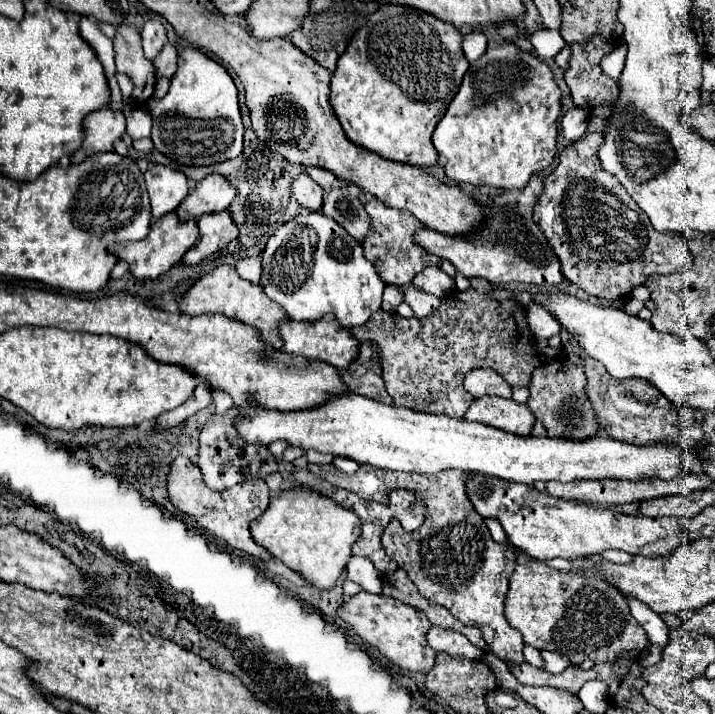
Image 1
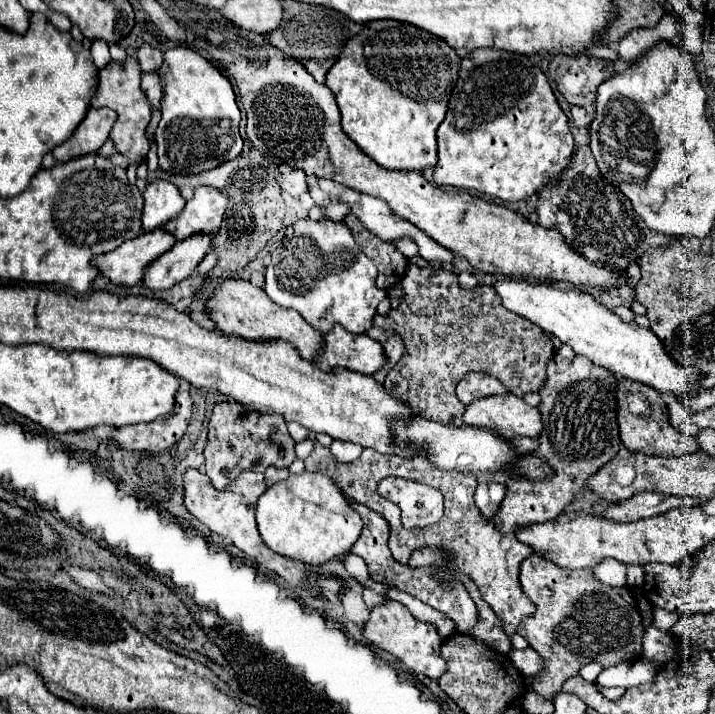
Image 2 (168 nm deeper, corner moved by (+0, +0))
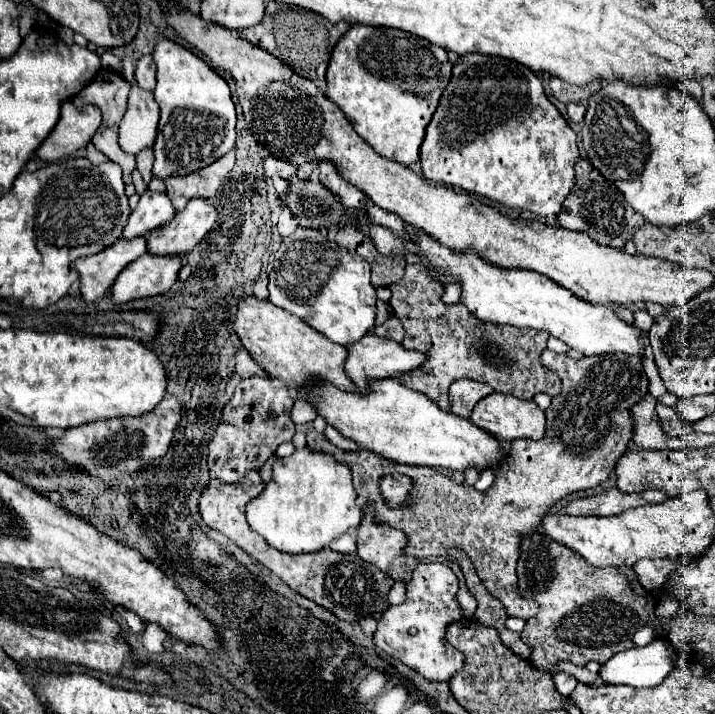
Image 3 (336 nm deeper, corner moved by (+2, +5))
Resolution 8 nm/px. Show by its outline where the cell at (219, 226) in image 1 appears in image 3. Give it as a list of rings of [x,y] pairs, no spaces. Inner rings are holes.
[[[141,256],[131,262],[113,286],[109,288],[109,298],[115,304],[131,302],[137,298],[151,298],[157,294],[165,294],[173,282],[177,280],[179,268],[183,260],[175,256]]]

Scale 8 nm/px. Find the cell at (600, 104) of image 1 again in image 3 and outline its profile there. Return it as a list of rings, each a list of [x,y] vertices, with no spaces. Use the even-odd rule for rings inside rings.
[[[551,78],[549,86],[551,86],[551,94],[555,96],[555,100],[559,100],[563,104],[569,104],[569,102],[583,102],[583,100],[587,100],[591,94],[595,94],[603,86],[603,82],[587,84],[587,86],[573,86],[573,84],[565,84],[563,80]]]

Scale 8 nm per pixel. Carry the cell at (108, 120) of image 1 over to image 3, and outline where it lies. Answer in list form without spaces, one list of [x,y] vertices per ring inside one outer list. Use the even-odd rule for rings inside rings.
[[[69,100],[61,102],[59,120],[49,132],[49,136],[37,148],[37,158],[43,162],[57,162],[61,158],[71,156],[79,148],[85,148],[93,136],[93,132],[101,124],[101,112],[93,106],[75,108]]]

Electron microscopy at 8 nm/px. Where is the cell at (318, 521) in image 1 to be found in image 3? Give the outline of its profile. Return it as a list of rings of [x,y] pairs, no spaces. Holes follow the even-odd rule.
[[[305,446],[275,462],[271,482],[259,498],[249,502],[247,520],[257,534],[281,552],[317,552],[349,528],[359,526],[361,508],[355,500],[357,494],[353,490],[349,466],[337,462],[327,452],[317,452]]]

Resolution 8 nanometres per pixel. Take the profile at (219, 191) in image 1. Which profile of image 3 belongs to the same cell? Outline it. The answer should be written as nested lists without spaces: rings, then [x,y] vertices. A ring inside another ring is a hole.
[[[189,200],[183,212],[175,218],[149,232],[147,252],[155,256],[185,256],[195,244],[211,230],[217,220],[217,210],[207,200]]]

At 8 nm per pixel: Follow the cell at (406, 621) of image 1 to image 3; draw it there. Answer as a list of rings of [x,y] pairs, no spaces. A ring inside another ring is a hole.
[[[419,562],[415,576],[407,582],[405,602],[391,606],[379,620],[379,628],[373,636],[375,646],[427,680],[449,682],[465,664],[465,656],[445,640],[447,626],[463,618],[463,610],[455,598],[457,590],[459,580],[449,566],[441,562]]]

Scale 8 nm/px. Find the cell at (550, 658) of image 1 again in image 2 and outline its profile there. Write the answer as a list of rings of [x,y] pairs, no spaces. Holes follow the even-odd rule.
[[[527,647],[527,649],[523,649],[523,651],[511,649],[511,651],[509,651],[509,657],[511,657],[513,665],[515,665],[523,675],[537,675],[537,673],[545,671],[543,659],[541,659],[539,653],[535,653],[531,647]]]

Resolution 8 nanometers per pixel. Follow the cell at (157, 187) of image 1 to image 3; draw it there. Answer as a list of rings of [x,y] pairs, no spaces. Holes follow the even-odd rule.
[[[147,190],[141,196],[137,208],[129,214],[129,220],[123,228],[123,238],[131,240],[145,236],[151,230],[165,226],[169,220],[173,220],[173,216],[175,216],[175,208],[171,206],[169,196]]]

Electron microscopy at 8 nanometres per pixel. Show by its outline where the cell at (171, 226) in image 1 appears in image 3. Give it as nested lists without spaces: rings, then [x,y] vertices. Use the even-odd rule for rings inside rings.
[[[119,238],[103,252],[75,260],[71,268],[75,268],[79,274],[81,298],[85,302],[95,302],[103,298],[109,292],[111,284],[115,282],[115,276],[119,276],[119,272],[127,264],[131,264],[143,254],[145,254],[145,238],[133,240]]]

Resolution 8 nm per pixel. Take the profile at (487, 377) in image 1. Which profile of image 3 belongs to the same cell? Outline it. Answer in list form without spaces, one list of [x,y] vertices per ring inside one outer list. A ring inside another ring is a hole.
[[[459,380],[453,382],[449,388],[449,402],[451,402],[451,412],[463,418],[471,416],[473,406],[489,396],[493,390],[487,384],[475,382],[475,380]]]

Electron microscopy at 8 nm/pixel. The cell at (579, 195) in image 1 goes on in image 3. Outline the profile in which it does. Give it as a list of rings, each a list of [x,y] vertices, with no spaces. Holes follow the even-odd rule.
[[[579,158],[575,164],[575,188],[569,194],[569,200],[565,200],[563,210],[559,214],[559,224],[567,230],[581,230],[589,234],[595,242],[603,246],[623,248],[627,240],[631,240],[635,228],[639,228],[645,220],[639,212],[635,212],[623,198],[623,194],[617,190],[615,184],[605,180],[589,160]]]

